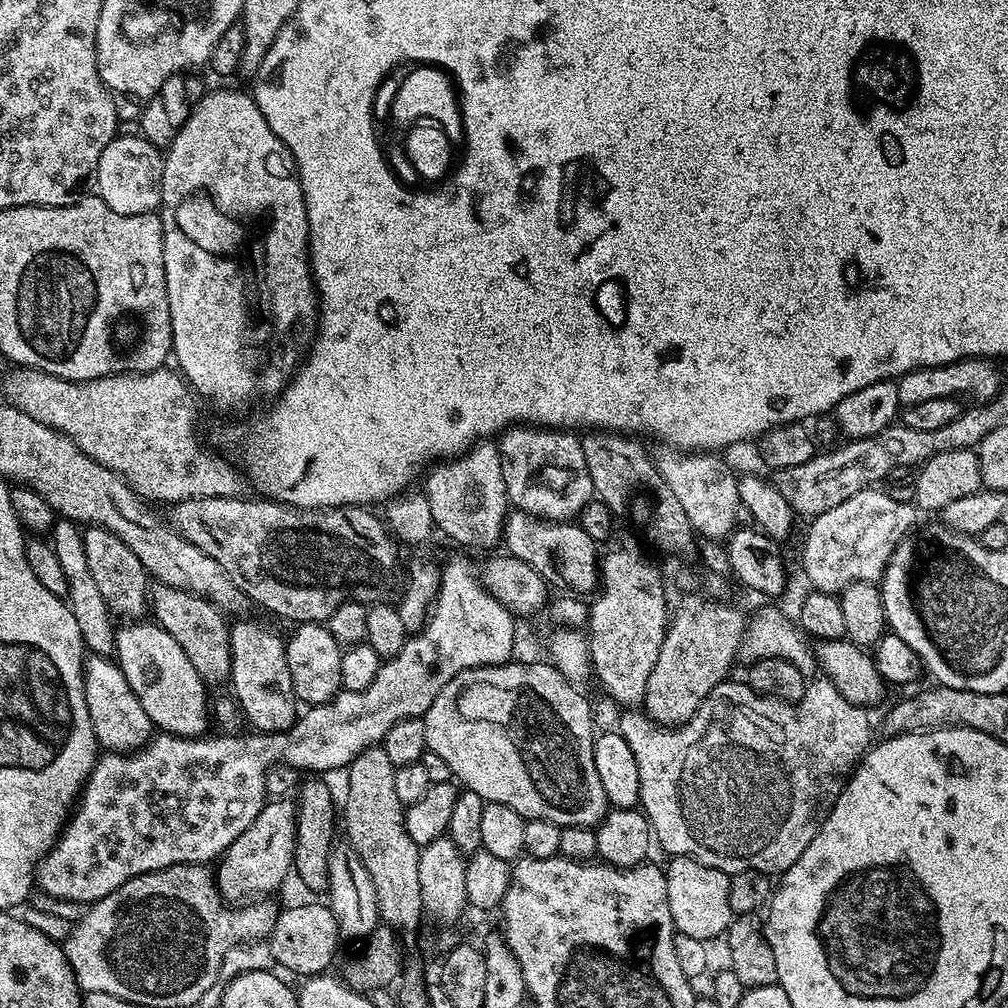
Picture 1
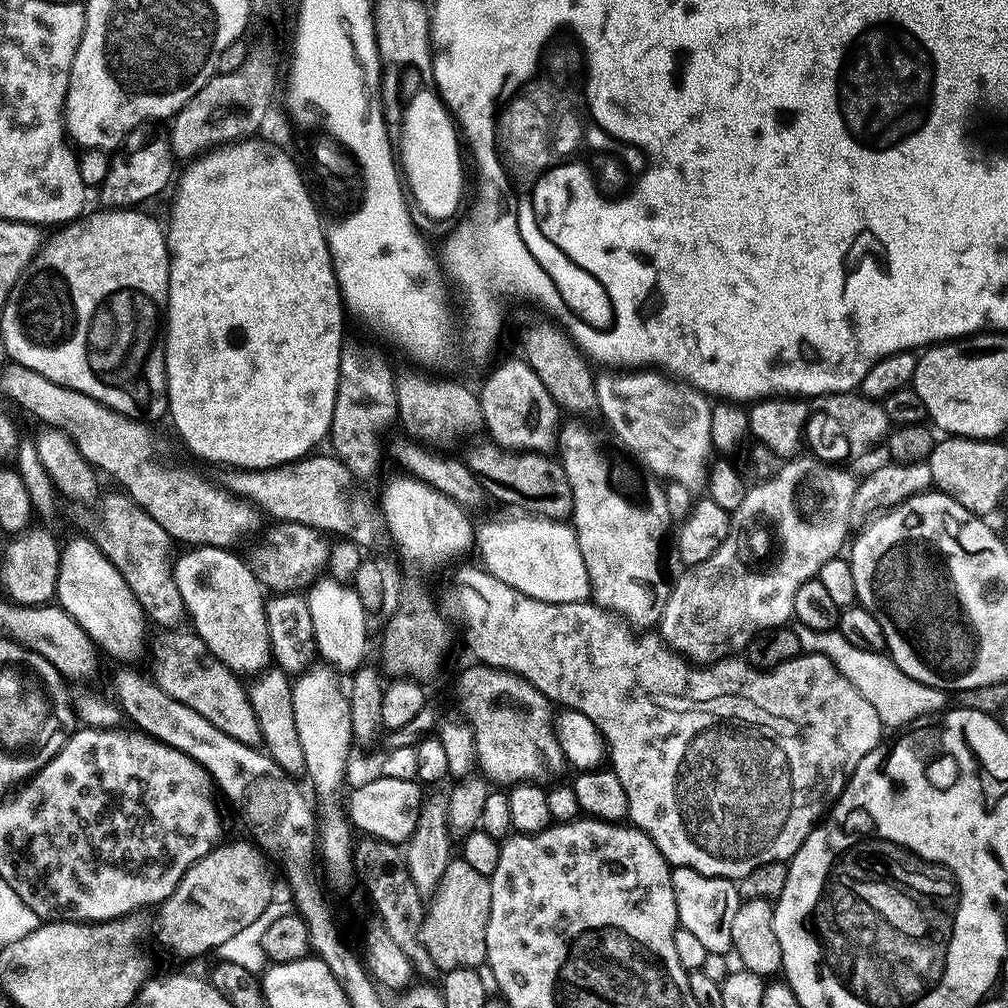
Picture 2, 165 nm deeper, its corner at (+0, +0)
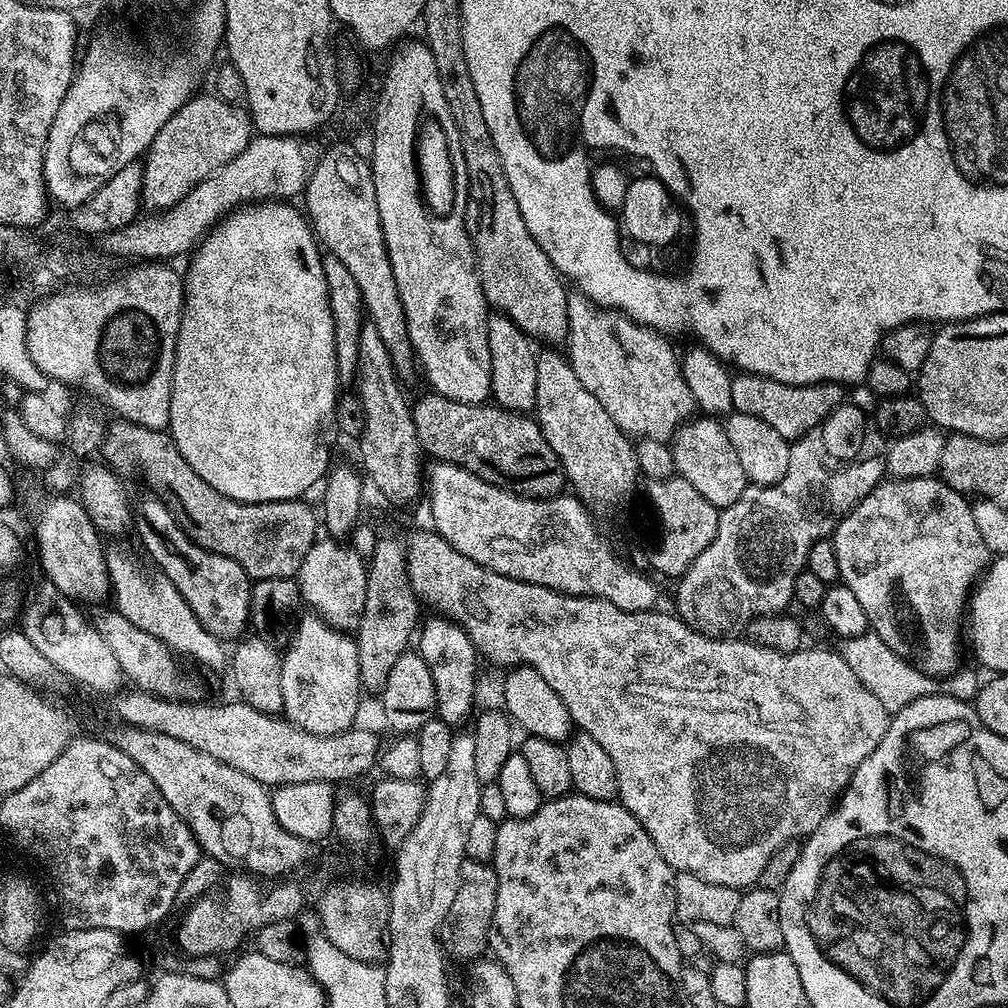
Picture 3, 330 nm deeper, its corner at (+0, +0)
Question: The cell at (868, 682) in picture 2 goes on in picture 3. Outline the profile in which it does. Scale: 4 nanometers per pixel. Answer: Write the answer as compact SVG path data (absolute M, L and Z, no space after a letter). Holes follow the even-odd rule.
M871 630L853 640L840 640L838 651L840 657L850 666L850 670L854 670L854 674L858 674L862 684L878 698L878 702L881 702L892 716L901 712L910 702L920 700L924 696L937 695L941 692L941 695L971 703L975 701L976 695L980 691L982 680L974 671L960 668L951 676L943 677L939 682L935 677L927 676L924 672L917 670L894 650L890 650L882 638Z

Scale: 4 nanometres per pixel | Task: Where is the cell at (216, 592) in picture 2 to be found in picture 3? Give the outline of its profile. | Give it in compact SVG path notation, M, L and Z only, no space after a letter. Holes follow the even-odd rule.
M155 494L147 495L140 501L138 499L135 501L134 528L135 531L140 531L140 540L144 543L149 558L157 564L155 567L175 586L178 594L182 594L182 598L186 598L186 606L190 606L190 610L194 610L198 622L202 622L202 626L206 626L206 630L210 634L214 634L217 640L232 642L243 637L250 624L250 594L253 585L246 570L242 570L242 566L238 566L238 562L234 562L222 554L214 554L195 544L180 528L179 522L174 518L174 514L170 514L164 501Z

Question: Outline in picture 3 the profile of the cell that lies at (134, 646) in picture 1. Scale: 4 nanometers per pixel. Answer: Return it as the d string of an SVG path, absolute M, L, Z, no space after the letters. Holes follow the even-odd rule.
M60 495L48 498L50 500L41 506L36 516L36 552L40 555L43 579L73 602L84 606L99 605L110 596L108 557L106 548L100 545L102 533L94 526L79 499Z

